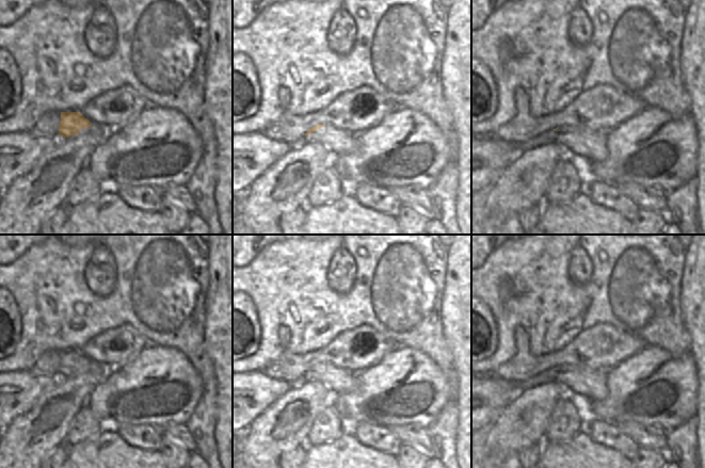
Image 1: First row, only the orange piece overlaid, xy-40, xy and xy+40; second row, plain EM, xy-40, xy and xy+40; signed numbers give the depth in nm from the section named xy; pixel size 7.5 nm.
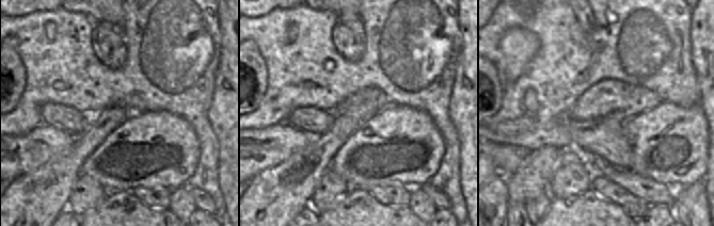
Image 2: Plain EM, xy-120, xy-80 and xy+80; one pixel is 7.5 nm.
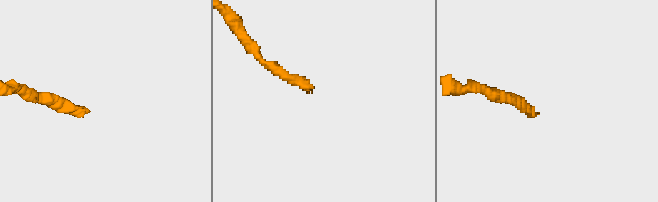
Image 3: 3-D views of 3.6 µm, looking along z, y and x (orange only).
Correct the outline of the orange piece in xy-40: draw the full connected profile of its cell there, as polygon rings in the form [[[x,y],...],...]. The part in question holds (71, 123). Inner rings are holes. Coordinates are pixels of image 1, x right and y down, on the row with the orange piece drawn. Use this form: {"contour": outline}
{"contour": [[[61,112],[59,135],[73,140],[78,135],[90,133],[92,125],[80,112]]]}

